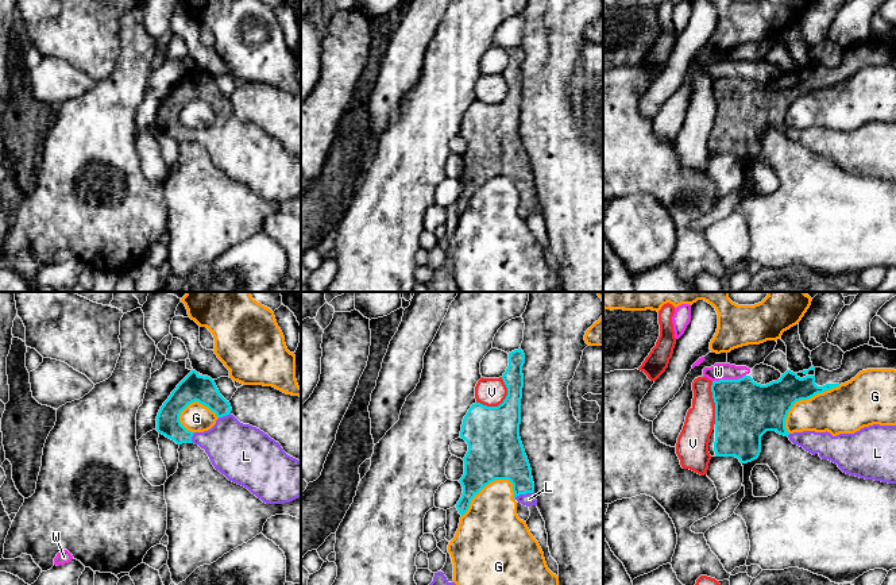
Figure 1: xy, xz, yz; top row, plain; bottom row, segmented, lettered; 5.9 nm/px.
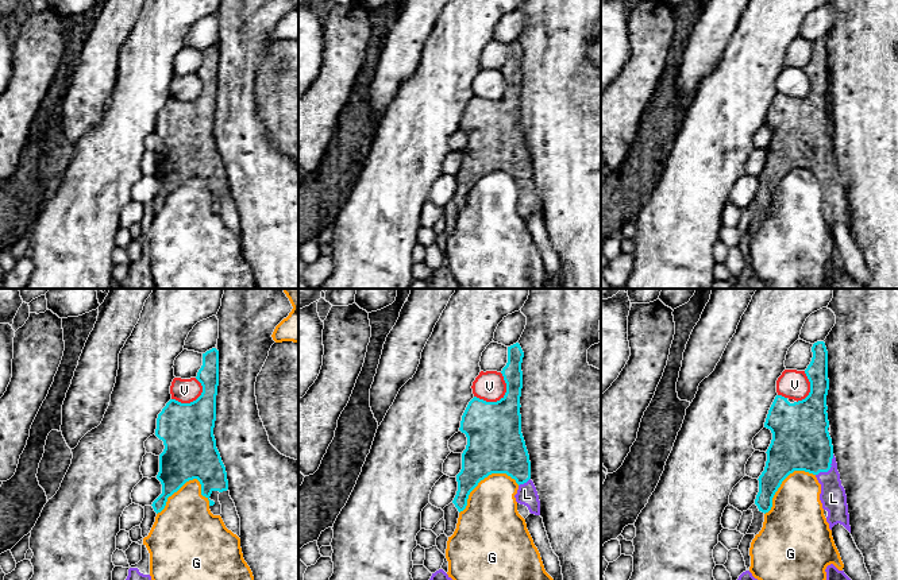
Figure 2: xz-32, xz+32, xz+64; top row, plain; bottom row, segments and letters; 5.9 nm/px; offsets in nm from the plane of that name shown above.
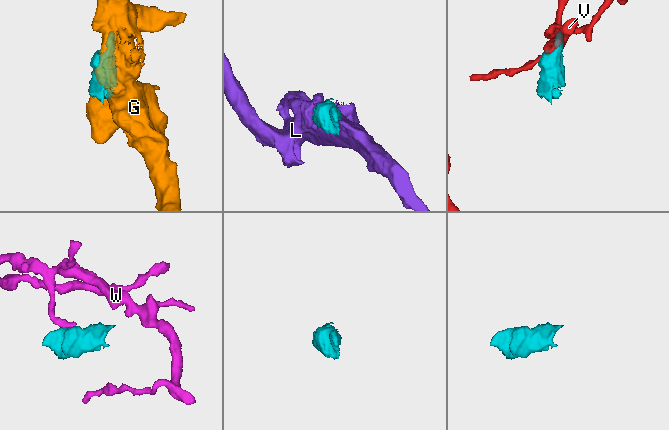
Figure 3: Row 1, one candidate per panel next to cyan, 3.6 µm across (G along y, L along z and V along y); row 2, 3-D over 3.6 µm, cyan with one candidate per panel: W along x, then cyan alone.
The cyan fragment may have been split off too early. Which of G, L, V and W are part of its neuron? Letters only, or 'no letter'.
L

